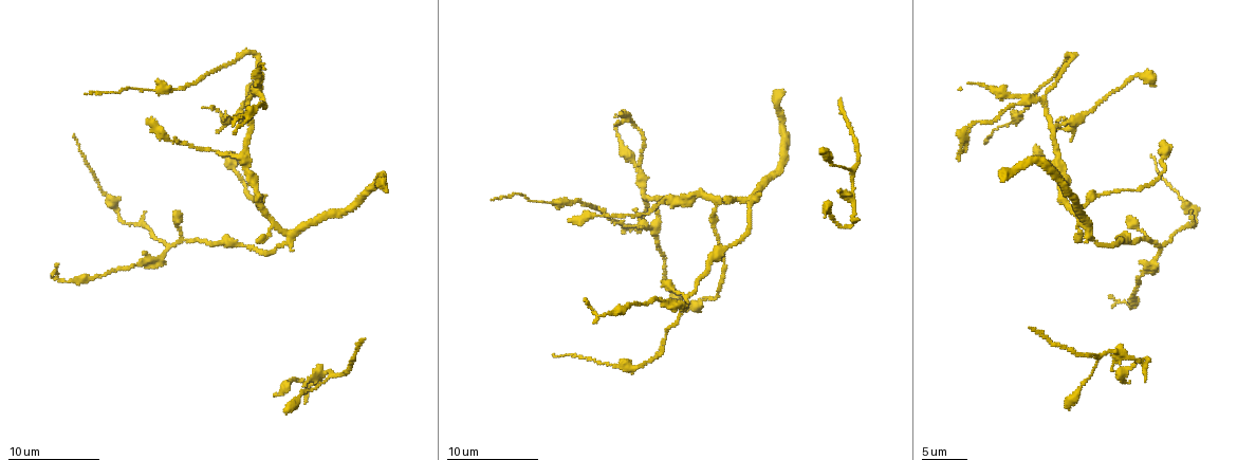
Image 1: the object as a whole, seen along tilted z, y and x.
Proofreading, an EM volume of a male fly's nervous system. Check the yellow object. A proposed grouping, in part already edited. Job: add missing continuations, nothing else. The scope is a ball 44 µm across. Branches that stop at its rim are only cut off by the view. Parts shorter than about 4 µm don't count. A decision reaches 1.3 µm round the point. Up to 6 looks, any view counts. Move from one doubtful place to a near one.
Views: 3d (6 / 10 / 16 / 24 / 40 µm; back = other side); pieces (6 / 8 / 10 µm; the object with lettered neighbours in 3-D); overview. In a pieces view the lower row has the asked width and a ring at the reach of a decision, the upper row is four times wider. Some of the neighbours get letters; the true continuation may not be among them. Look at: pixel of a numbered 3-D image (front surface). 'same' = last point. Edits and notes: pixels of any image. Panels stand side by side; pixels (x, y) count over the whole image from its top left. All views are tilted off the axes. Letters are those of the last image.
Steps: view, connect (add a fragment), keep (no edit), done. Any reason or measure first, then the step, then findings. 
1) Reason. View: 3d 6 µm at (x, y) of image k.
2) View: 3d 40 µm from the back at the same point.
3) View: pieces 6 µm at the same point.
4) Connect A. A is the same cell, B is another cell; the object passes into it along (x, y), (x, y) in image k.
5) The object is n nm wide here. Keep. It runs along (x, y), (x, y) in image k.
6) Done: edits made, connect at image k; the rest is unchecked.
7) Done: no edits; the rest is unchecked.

Branch stops here. View: pieces 6 µm at (55, 265) of image 1.

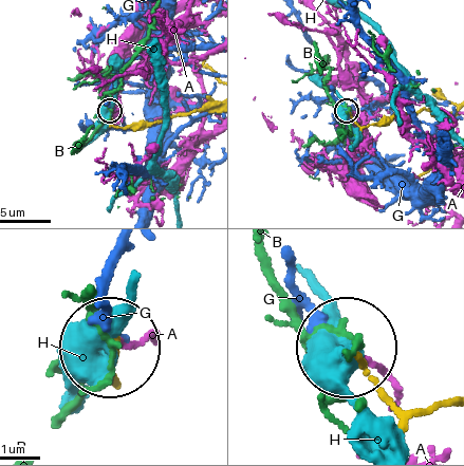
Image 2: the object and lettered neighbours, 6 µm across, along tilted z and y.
Keep. A, B, G and H are other cells; it runs along (210, 101), (180, 115), (129, 128), (113, 125), (110, 112) in image 2; no lettered fragment goes on from it.

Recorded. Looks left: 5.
Free end. View: pieces 10 µm at (571, 219) of image 1.

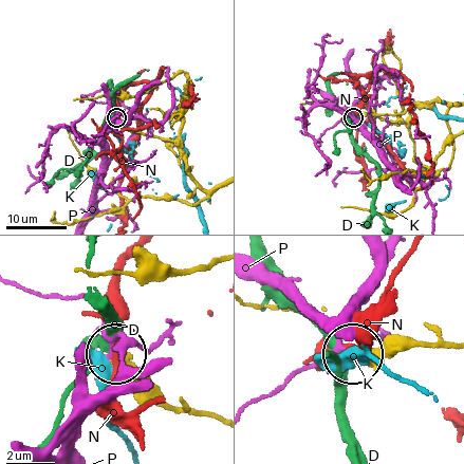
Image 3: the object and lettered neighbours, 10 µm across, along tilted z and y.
Keep. D, K, N and P are other cells; no lettered fragment goes on from it.

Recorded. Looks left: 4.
Thin end. View: pieces 10 µm at (235, 131) of image 1.

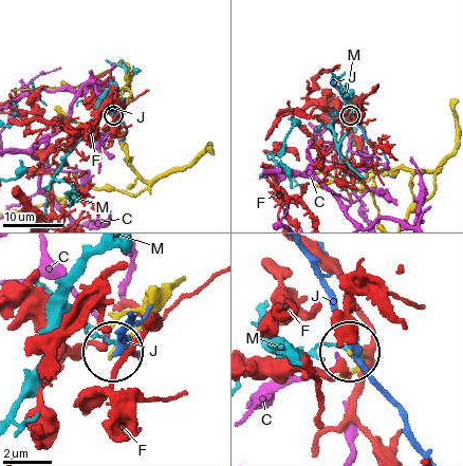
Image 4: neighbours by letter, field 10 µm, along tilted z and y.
The object is 150 nm wide here. Keep. C, F, J and M are other cells; none of them fits.

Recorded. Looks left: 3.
Done: no edits; the rest is unchecked.

